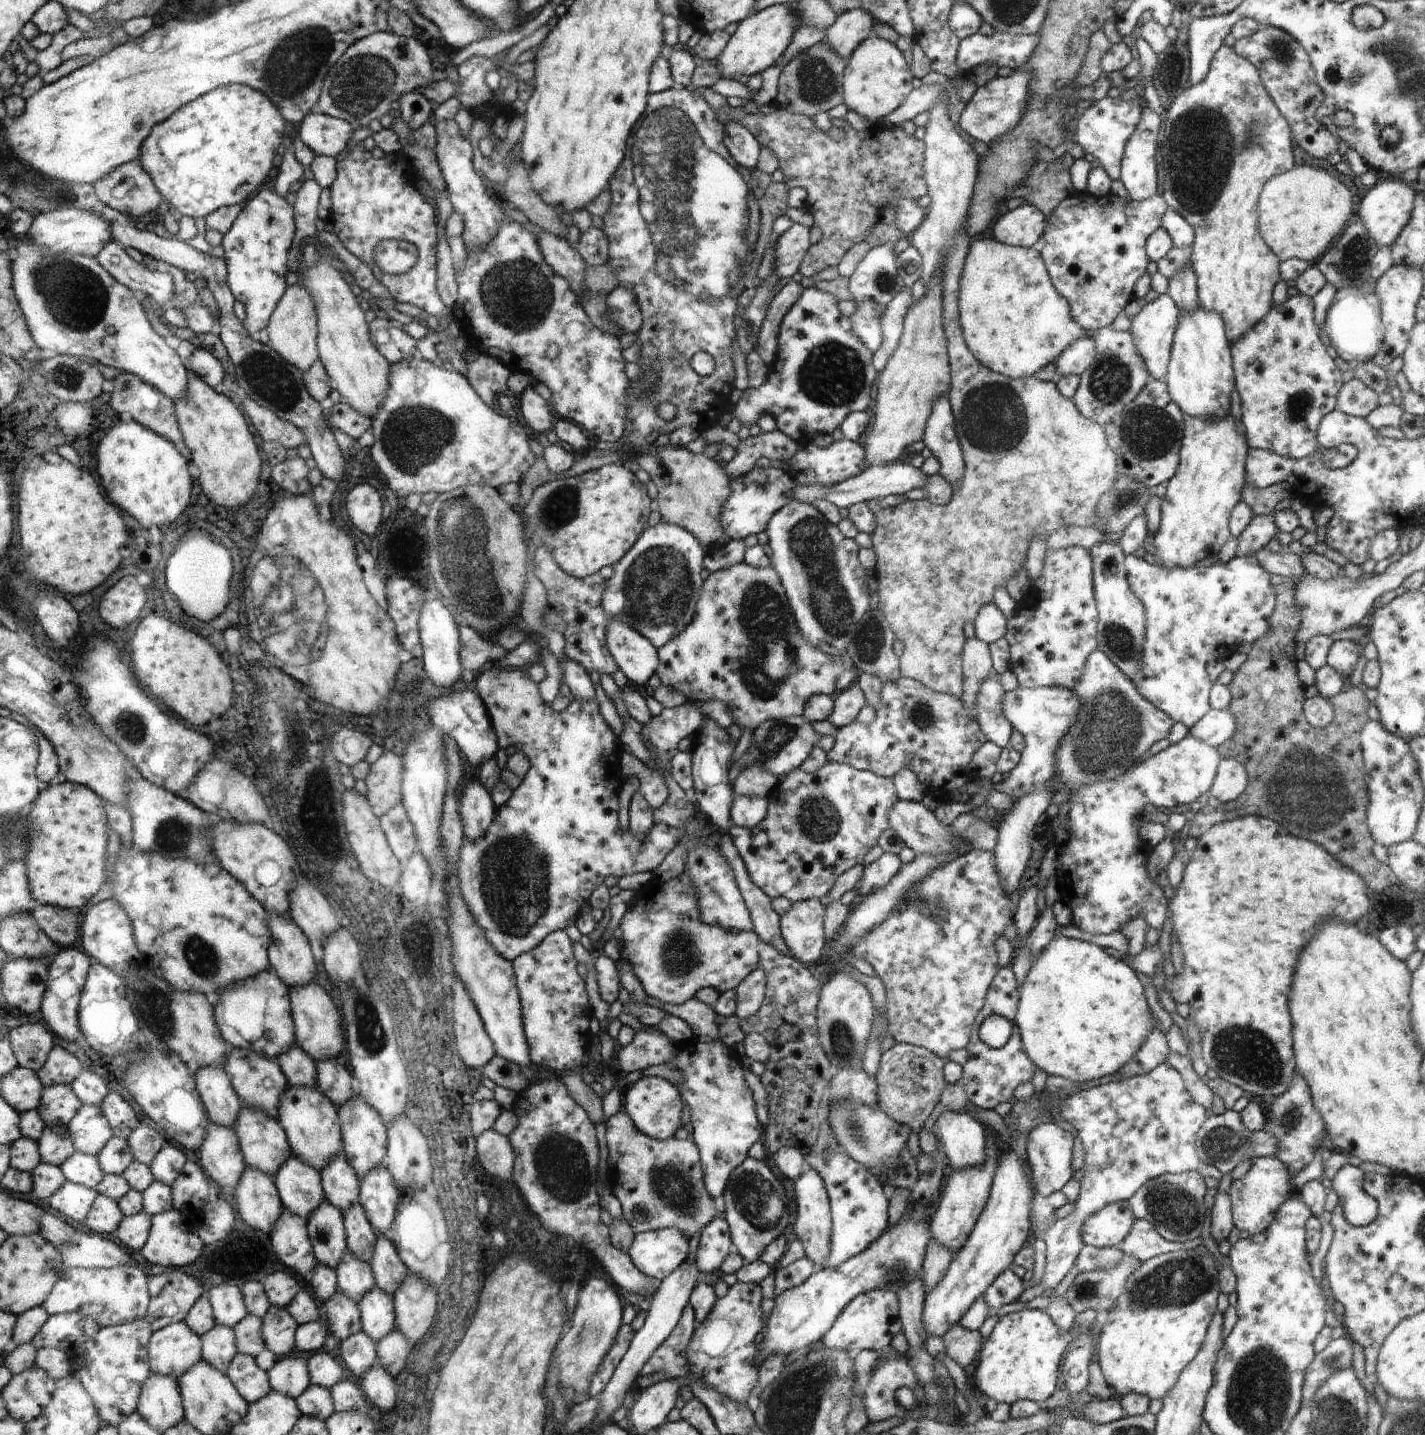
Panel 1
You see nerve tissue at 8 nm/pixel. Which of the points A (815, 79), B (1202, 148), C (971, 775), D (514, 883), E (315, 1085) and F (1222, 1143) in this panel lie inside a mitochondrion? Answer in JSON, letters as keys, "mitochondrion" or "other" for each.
{"A":"mitochondrion","B":"mitochondrion","C":"other","D":"mitochondrion","E":"other","F":"mitochondrion"}

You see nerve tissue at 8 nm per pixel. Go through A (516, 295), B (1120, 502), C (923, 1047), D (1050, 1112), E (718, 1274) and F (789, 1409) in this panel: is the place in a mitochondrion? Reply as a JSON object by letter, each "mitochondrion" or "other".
{"A":"mitochondrion","B":"mitochondrion","C":"other","D":"other","E":"other","F":"mitochondrion"}

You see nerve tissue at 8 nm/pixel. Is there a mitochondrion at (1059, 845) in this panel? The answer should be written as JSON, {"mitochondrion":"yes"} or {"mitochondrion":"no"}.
{"mitochondrion":"no"}

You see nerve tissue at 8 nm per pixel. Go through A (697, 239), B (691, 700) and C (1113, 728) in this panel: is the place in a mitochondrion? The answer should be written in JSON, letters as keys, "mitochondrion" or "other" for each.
{"A":"mitochondrion","B":"other","C":"mitochondrion"}

